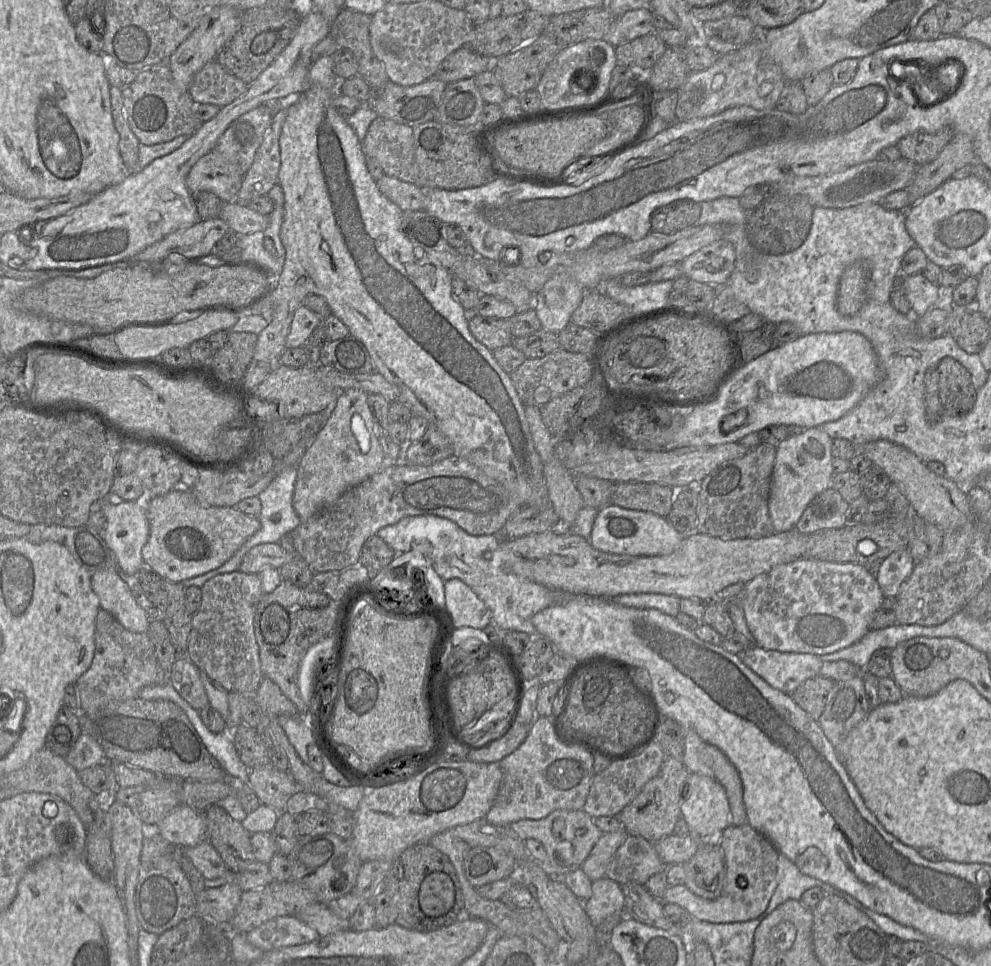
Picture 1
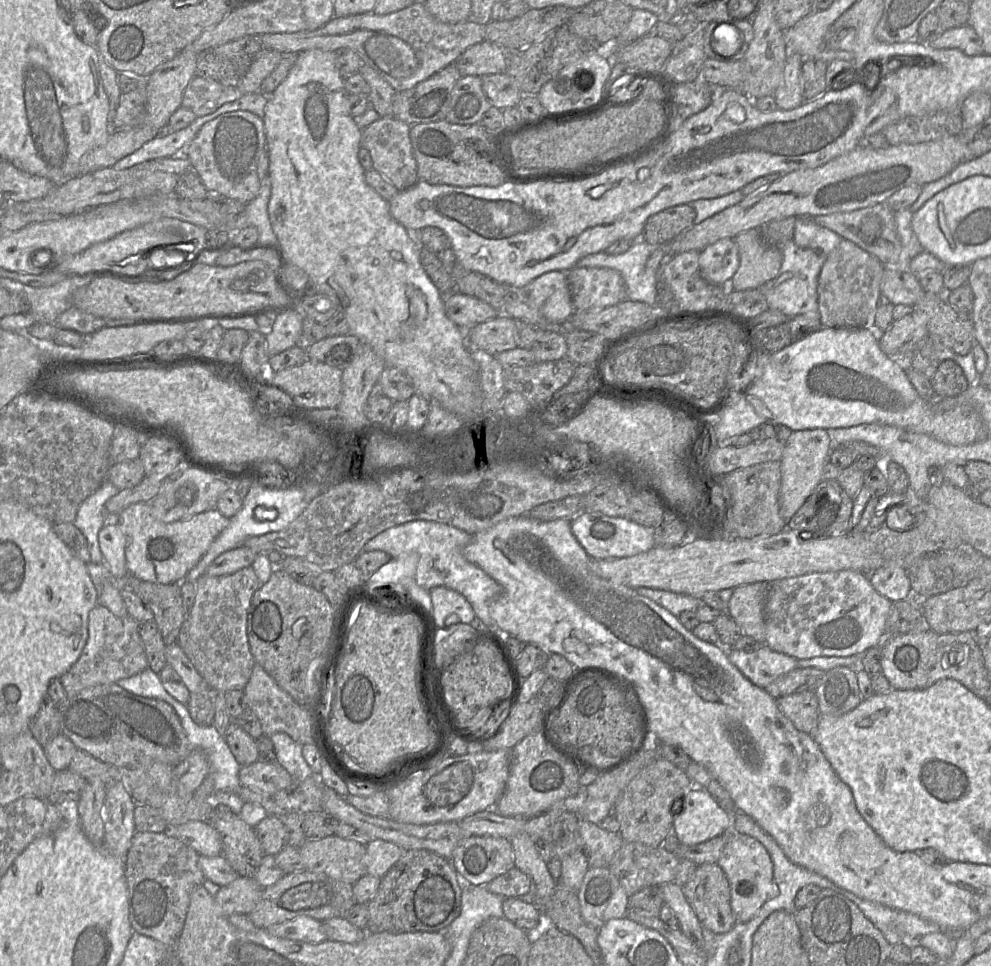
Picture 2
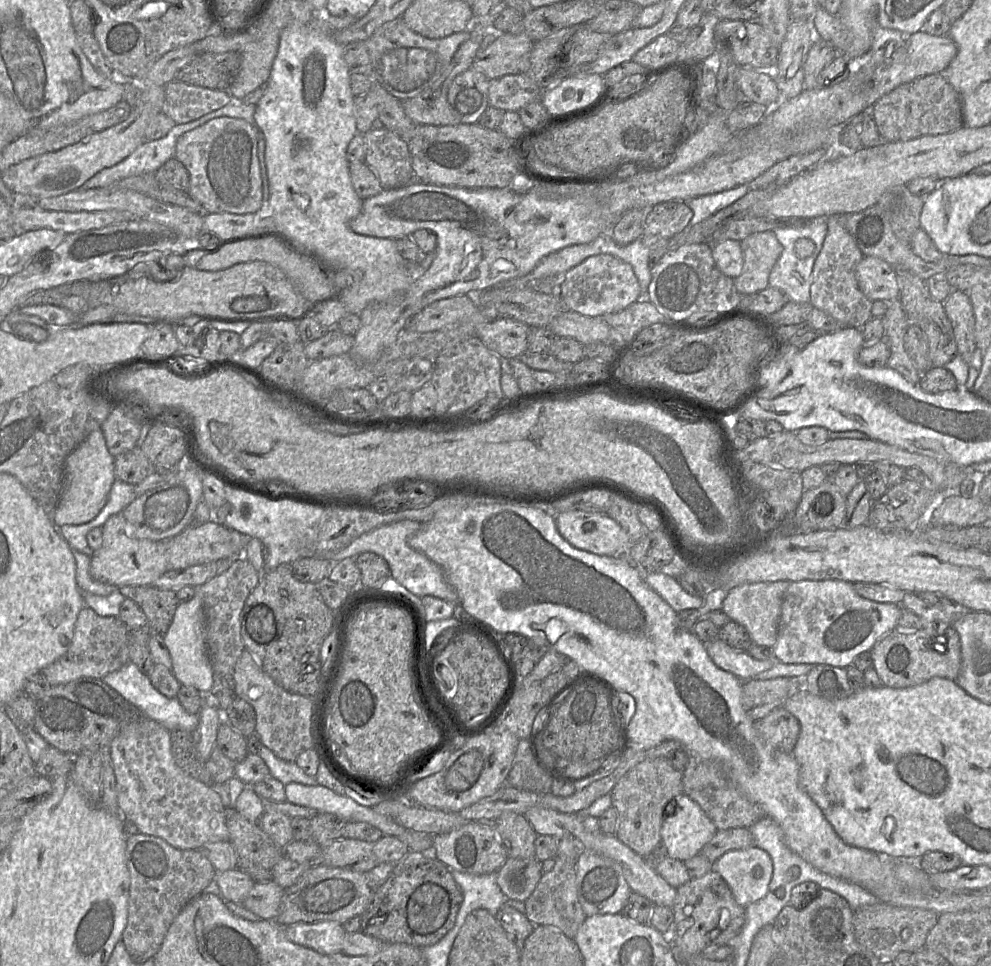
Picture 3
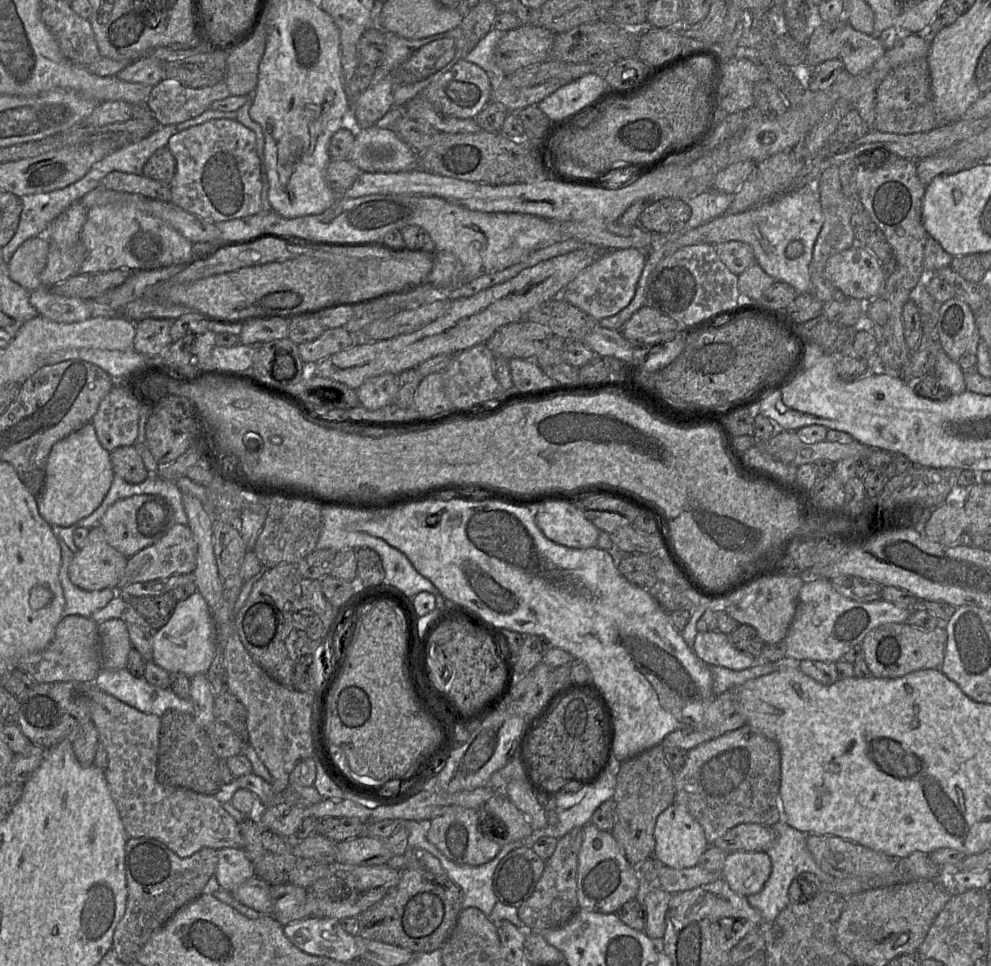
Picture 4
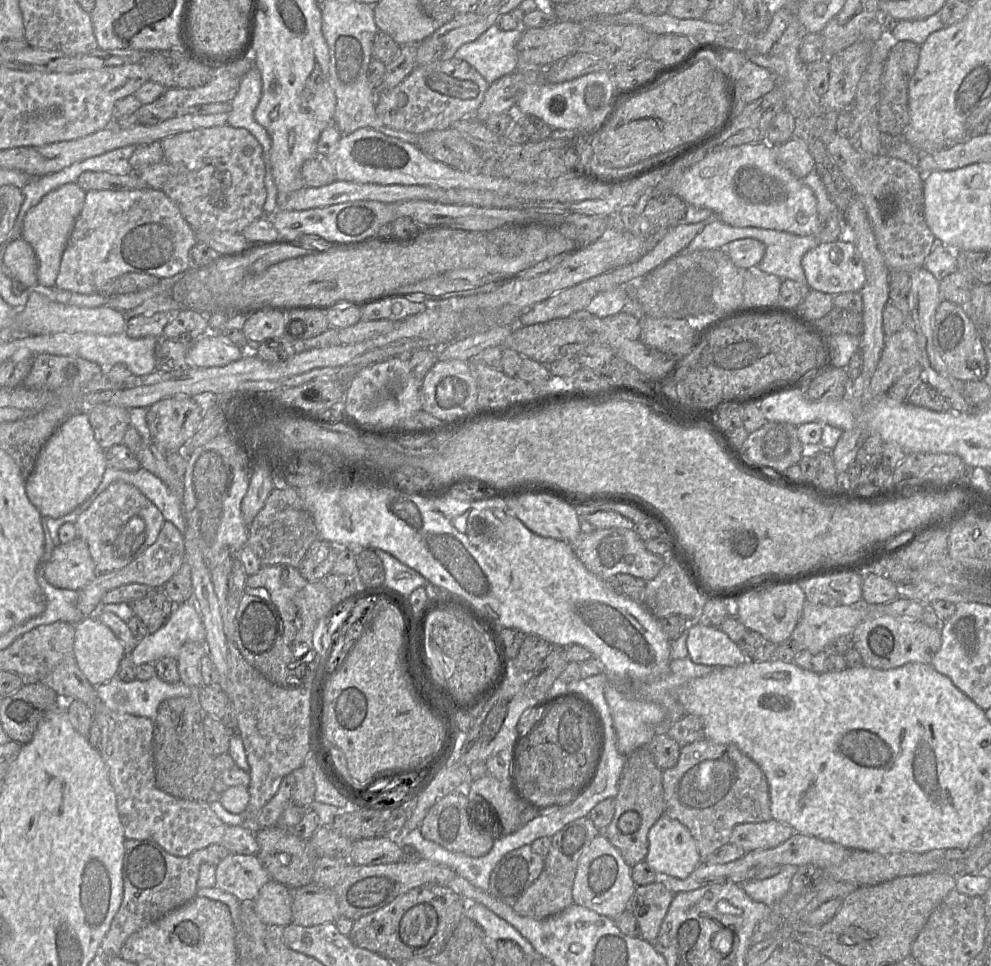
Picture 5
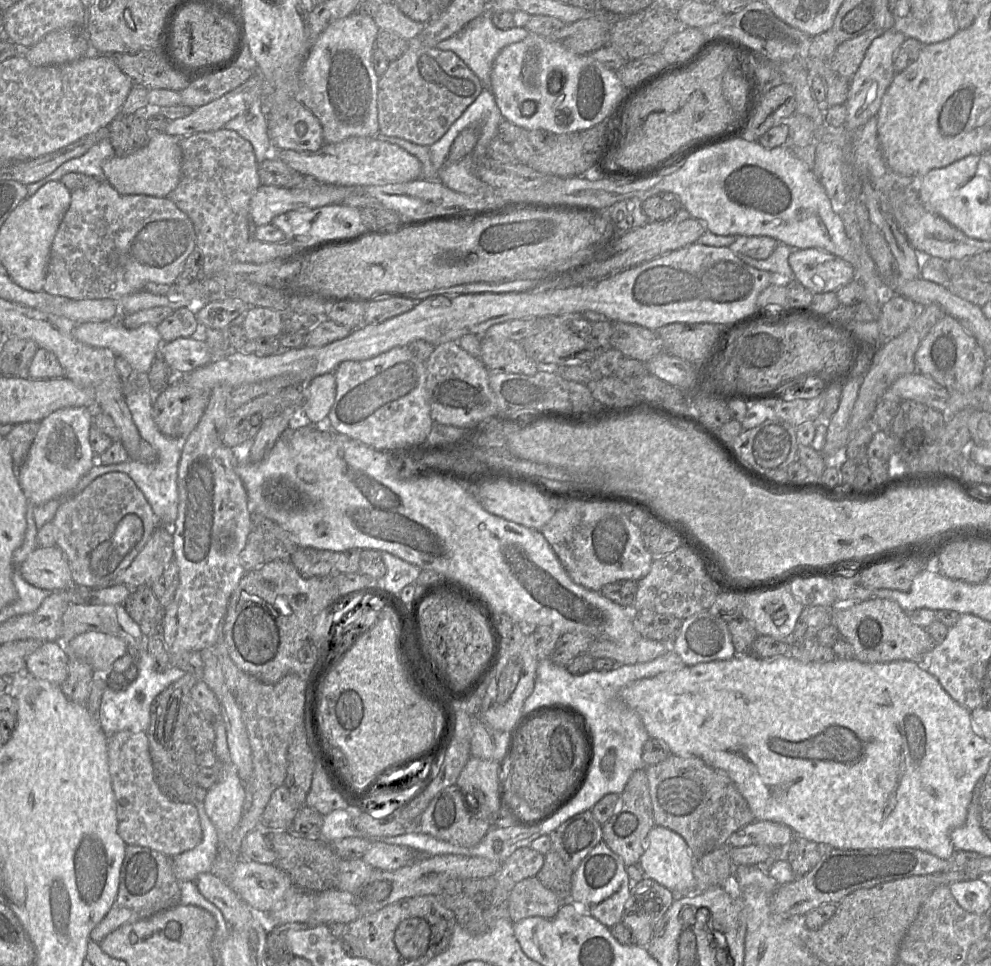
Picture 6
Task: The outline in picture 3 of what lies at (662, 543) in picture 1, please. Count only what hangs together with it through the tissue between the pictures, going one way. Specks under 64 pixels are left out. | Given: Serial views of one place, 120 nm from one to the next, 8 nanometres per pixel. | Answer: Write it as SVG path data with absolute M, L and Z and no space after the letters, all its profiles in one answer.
M580 510L555 515L561 536L573 547L603 556L625 556L632 545L627 532L605 513Z

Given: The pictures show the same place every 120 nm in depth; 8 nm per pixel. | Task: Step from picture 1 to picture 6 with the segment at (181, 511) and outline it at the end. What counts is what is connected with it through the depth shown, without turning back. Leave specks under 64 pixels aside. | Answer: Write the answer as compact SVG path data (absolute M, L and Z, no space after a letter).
M56 545L37 547L16 570L29 584L50 592L74 585L68 560Z

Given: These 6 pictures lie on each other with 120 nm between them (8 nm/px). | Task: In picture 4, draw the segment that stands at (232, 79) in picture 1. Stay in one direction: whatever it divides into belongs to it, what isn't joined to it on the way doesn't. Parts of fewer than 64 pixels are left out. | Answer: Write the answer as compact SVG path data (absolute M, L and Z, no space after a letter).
M164 79L152 87L147 99L160 126L175 125L209 110L210 105L231 96L225 81L204 88L183 86L176 80Z

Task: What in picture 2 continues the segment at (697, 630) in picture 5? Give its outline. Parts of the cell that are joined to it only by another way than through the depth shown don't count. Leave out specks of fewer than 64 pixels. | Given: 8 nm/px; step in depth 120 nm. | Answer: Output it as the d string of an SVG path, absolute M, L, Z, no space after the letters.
M762 645L753 652L728 648L729 661L754 685L761 689L781 675L798 668L798 660Z

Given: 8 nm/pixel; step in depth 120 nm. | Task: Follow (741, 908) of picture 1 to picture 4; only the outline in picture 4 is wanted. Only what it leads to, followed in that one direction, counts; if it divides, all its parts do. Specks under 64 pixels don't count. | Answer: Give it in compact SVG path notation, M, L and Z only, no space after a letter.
M736 851L727 854L720 877L737 894L748 897L762 890L772 865L764 851Z

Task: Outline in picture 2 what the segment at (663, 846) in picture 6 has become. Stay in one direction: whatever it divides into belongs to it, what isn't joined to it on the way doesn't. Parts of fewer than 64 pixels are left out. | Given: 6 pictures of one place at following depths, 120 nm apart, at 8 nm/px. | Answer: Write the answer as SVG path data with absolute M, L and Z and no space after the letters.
M690 787L682 796L675 813L673 831L680 845L694 846L731 832L733 816L722 809L717 801L701 787Z

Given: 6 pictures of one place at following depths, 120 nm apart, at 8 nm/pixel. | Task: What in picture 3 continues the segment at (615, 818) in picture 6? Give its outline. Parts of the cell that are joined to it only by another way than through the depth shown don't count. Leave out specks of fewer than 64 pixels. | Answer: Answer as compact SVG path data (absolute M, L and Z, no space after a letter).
M666 757L647 759L626 772L611 791L612 806L618 812L616 837L635 853L647 857L661 842L665 806L683 794L682 772L675 770Z

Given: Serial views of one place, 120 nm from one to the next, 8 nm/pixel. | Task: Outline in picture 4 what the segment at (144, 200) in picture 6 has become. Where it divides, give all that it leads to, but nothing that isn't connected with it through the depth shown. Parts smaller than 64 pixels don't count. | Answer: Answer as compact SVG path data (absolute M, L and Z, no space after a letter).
M122 205L87 209L80 242L87 249L79 274L95 274L117 269L150 271L193 260L193 243L166 222L137 208Z

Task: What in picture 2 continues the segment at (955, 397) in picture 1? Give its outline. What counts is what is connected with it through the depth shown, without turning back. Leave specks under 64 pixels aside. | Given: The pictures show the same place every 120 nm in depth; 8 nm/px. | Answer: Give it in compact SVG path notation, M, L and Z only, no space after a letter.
M952 360L939 363L930 383L939 398L956 397L969 388L962 368Z

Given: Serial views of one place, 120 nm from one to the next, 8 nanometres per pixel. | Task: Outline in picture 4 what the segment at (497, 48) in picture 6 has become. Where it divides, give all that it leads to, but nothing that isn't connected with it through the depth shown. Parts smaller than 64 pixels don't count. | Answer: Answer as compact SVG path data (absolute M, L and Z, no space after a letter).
M492 28L487 35L483 37L477 43L477 45L463 57L464 60L479 66L490 75L491 92L493 78L502 78L508 76L502 74L495 63L495 47L505 33L506 32Z

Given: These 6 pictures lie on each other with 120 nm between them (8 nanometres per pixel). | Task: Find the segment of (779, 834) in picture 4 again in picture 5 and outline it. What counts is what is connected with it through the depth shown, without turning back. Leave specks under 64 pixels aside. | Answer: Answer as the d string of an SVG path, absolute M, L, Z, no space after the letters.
M783 865L781 871L767 879L750 879L742 883L745 893L754 901L774 907L790 891L791 880L798 866Z

